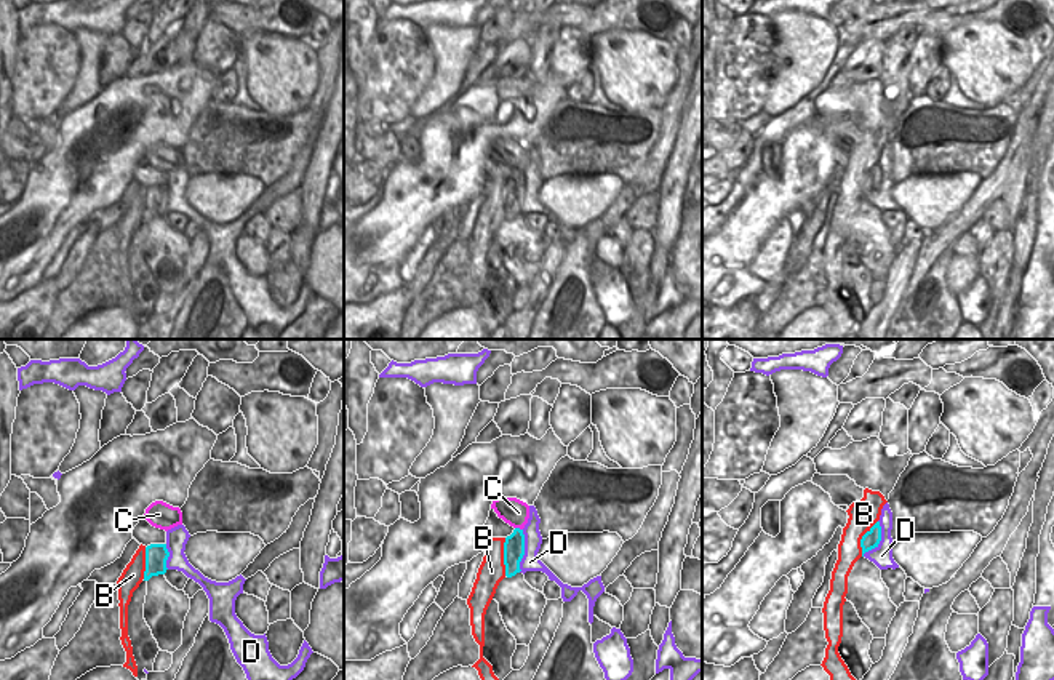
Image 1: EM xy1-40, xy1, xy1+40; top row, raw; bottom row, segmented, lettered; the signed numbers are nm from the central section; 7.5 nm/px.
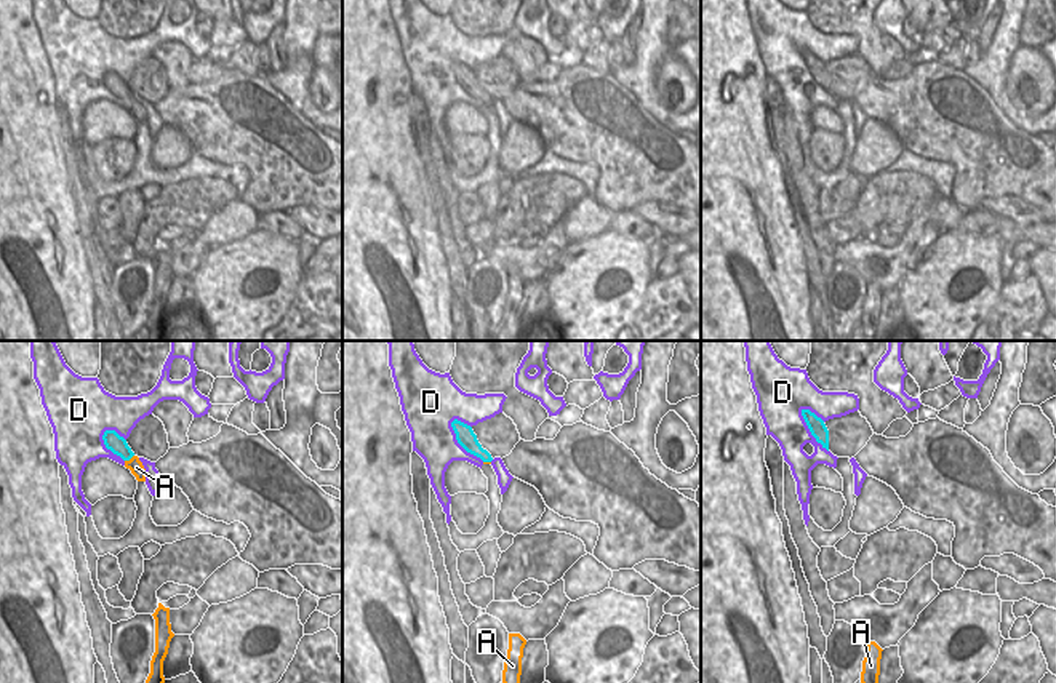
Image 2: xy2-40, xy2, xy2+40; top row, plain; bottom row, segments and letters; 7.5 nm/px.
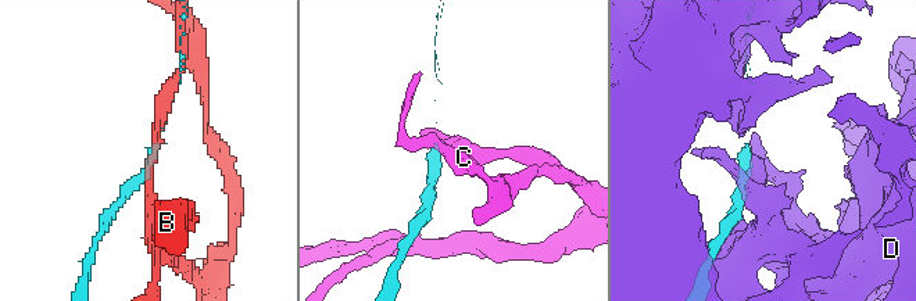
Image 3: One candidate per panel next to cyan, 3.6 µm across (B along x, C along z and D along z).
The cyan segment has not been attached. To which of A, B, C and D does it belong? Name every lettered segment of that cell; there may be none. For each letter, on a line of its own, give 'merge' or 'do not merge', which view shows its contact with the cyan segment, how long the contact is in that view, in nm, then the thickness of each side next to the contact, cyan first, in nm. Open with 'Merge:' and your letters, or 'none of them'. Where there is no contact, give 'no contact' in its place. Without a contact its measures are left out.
Merge: A
A: merge; meets cyan in xy2-40; contact 90 nm long; 140 nm thick on the cyan side, 110 nm on the other
B: do not merge; meets cyan in xy1; contact 280 nm long; 170 nm thick on the cyan side, 200 nm on the other
C: do not merge; meets cyan in xy1; contact 70 nm long; 170 nm thick on the cyan side, 200 nm on the other
D: do not merge; meets cyan in xy2+40; contact 380 nm long; 130 nm thick on the cyan side, 300 nm on the other

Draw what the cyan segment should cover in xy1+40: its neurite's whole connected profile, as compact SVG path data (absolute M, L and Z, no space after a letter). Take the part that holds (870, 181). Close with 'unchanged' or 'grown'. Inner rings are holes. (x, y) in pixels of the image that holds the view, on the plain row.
M876 163L860 181L862 198L865 194L878 189L880 182L881 182L881 168L880 163Z; unchanged

